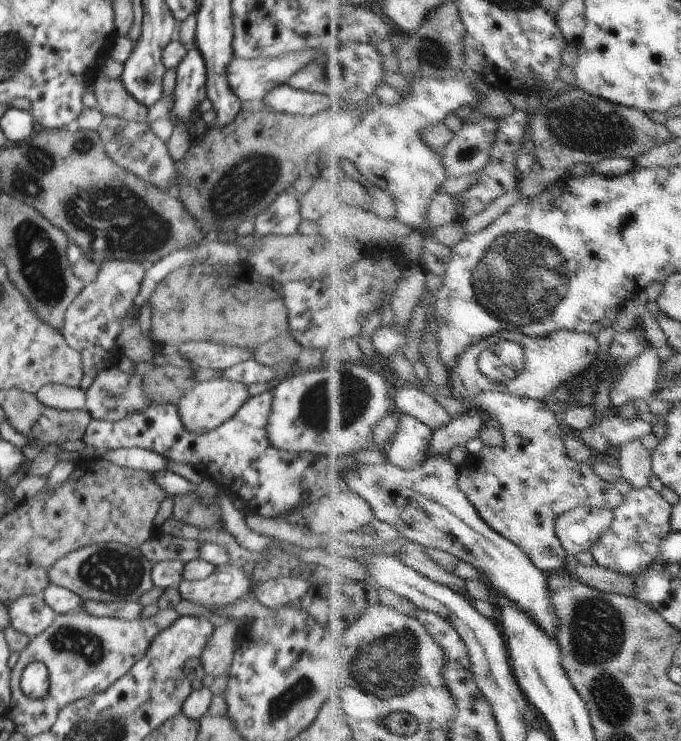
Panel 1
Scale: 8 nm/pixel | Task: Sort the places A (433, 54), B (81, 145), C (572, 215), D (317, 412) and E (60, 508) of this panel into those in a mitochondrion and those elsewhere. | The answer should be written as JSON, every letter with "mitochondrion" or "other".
{"A":"mitochondrion","B":"mitochondrion","C":"other","D":"mitochondrion","E":"other"}

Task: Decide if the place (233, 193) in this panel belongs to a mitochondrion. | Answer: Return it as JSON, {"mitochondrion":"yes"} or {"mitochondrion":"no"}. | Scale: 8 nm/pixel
{"mitochondrion":"yes"}

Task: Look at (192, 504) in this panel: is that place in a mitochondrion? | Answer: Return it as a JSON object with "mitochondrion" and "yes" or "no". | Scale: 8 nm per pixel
{"mitochondrion":"yes"}

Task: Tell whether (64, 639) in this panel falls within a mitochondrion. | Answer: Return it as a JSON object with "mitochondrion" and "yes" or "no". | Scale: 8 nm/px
{"mitochondrion":"yes"}

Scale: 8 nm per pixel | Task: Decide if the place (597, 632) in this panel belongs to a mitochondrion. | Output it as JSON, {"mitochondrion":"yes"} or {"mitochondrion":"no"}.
{"mitochondrion":"yes"}

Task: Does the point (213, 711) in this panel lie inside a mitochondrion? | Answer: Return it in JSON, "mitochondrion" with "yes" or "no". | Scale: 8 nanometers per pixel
{"mitochondrion":"no"}

